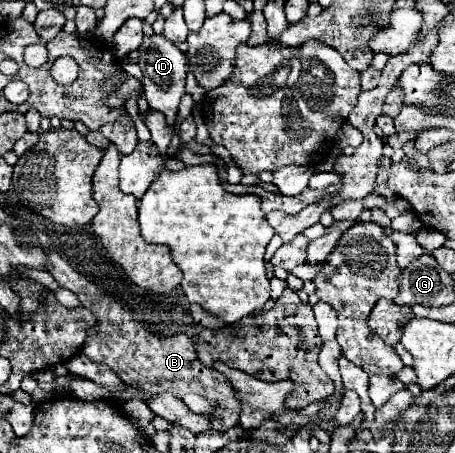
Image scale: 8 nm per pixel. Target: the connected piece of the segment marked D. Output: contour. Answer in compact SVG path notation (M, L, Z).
M153 35L145 37L141 49L139 49L139 67L143 71L143 95L149 101L149 107L155 111L161 111L167 117L167 125L175 125L177 119L177 107L185 93L185 75L187 75L187 61L185 55L165 37Z

